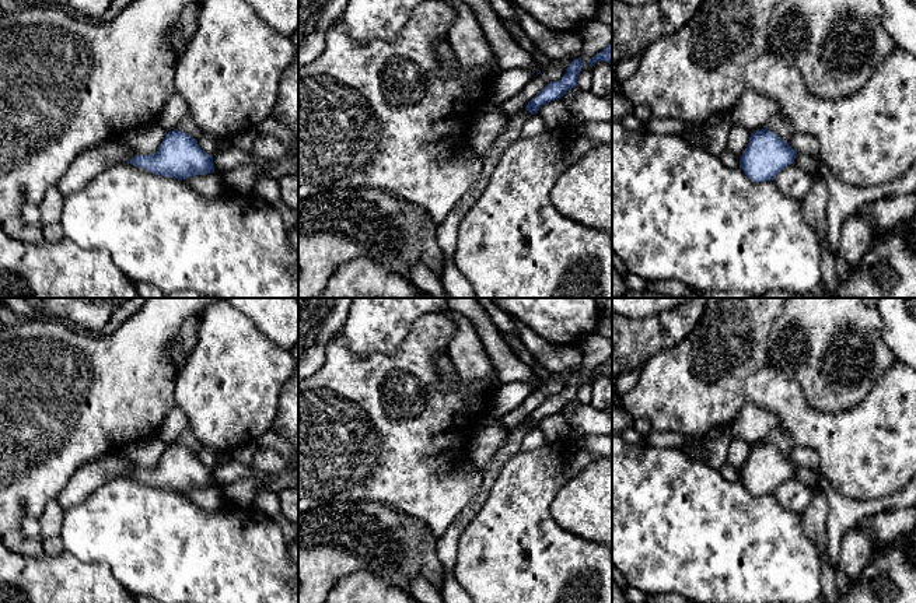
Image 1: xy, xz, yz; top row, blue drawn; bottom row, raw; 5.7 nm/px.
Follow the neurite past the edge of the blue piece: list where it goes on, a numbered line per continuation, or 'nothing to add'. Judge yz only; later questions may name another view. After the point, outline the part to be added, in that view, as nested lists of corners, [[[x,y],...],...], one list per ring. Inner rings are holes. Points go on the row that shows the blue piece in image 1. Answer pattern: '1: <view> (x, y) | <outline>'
nothing to add

